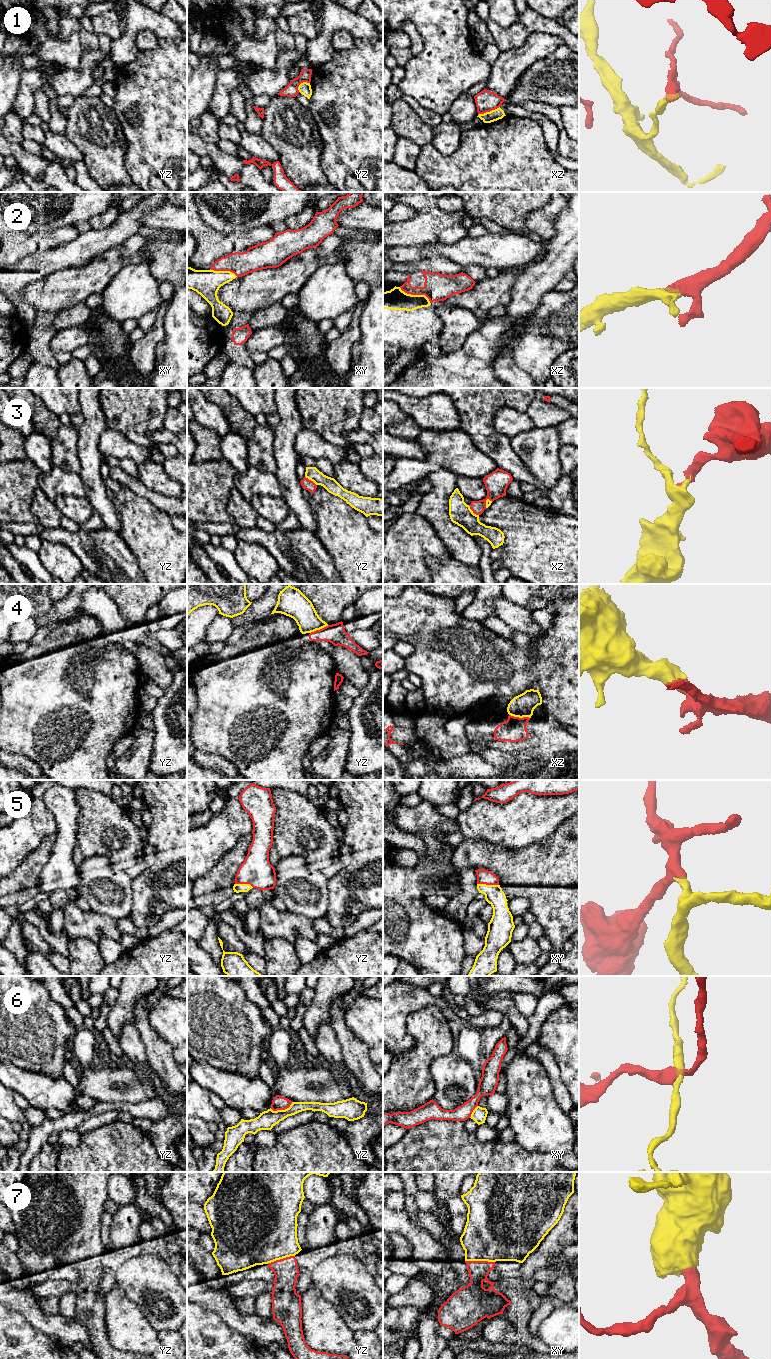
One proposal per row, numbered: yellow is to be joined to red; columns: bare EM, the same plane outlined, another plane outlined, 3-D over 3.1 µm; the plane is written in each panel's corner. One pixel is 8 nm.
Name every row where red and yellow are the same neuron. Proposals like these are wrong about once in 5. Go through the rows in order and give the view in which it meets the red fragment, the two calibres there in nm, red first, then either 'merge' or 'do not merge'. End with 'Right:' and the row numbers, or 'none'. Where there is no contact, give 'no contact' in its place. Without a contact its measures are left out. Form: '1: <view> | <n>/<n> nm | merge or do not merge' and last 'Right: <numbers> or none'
1: xz | 170/90 nm | do not merge
2: xz | 220/170 nm | merge
3: xz | 140/180 nm | do not merge
4: xz | 190/190 nm | merge
5: xy | 110/150 nm | merge
6: yz | 110/150 nm | do not merge
7: xy | 160/460 nm | merge
Right: 2, 4, 5, 7

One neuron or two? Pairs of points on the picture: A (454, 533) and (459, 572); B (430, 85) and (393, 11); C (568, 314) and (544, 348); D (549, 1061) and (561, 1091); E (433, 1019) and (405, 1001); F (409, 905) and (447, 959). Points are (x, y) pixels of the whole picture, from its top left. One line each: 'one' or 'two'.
A: two
B: one
C: one
D: one
E: two
F: one

